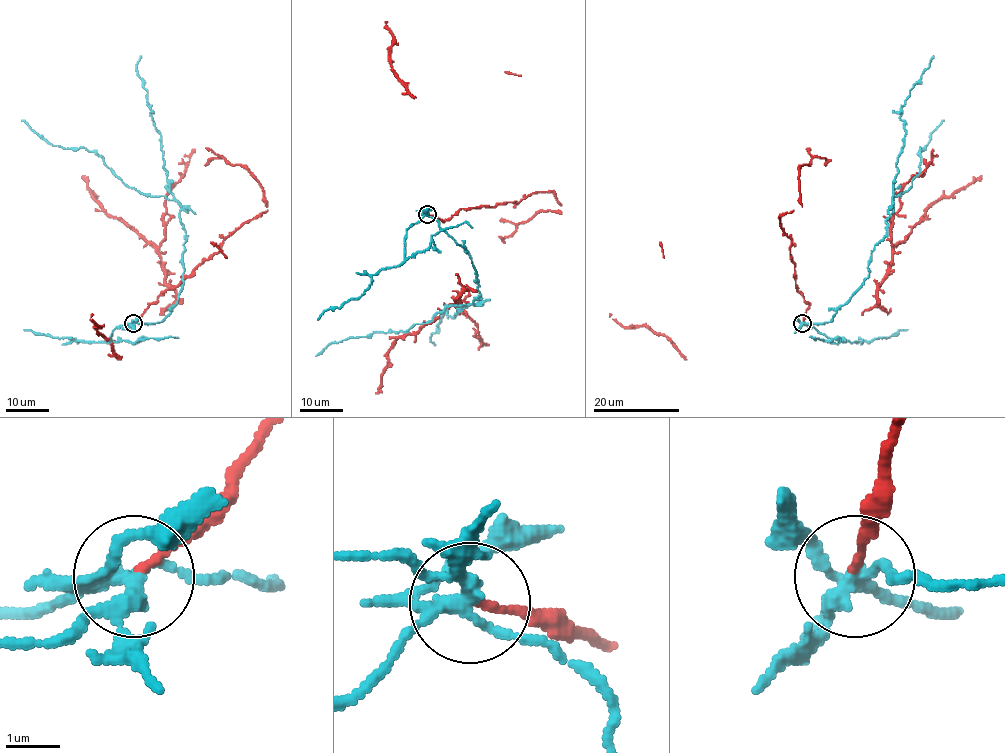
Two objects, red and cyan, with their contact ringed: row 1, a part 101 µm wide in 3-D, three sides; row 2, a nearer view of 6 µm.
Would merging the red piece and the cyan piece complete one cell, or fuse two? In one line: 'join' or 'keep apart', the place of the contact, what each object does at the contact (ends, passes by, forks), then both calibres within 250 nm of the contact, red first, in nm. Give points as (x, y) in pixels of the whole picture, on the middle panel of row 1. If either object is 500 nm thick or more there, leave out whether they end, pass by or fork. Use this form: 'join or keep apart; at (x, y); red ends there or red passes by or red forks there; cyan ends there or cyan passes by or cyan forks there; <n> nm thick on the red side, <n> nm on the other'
keep apart; at (427, 214); red ends there; cyan forks there; 140 nm thick on the red side, 240 nm on the other

